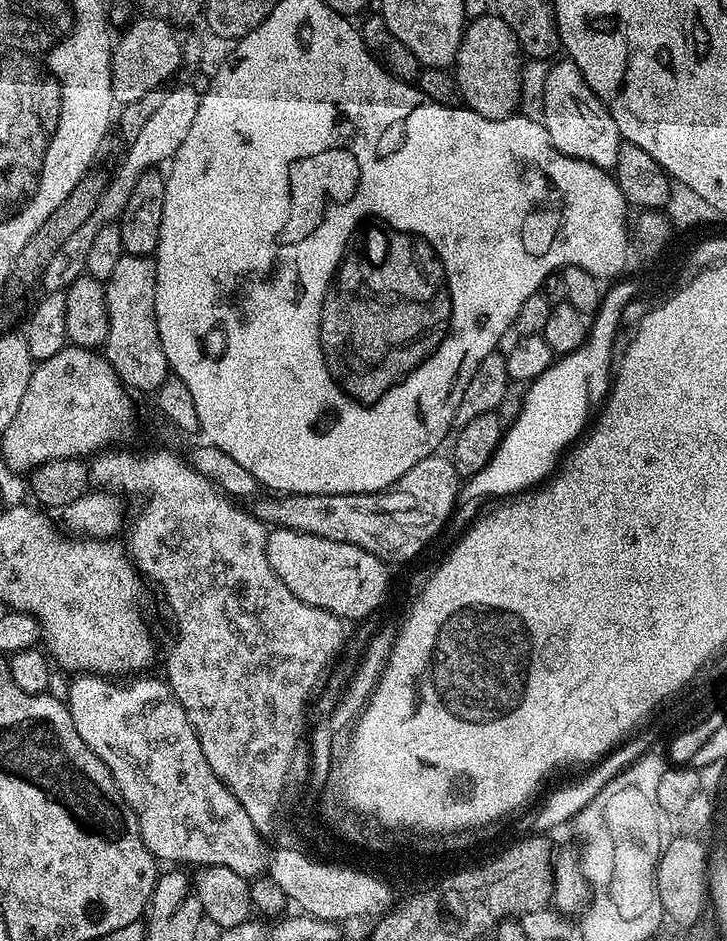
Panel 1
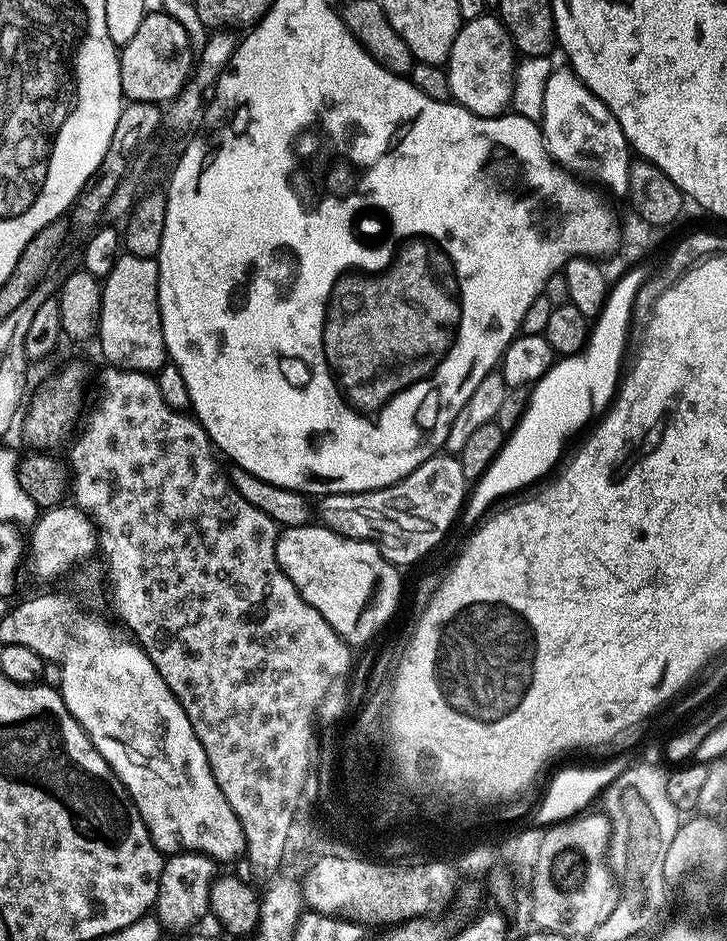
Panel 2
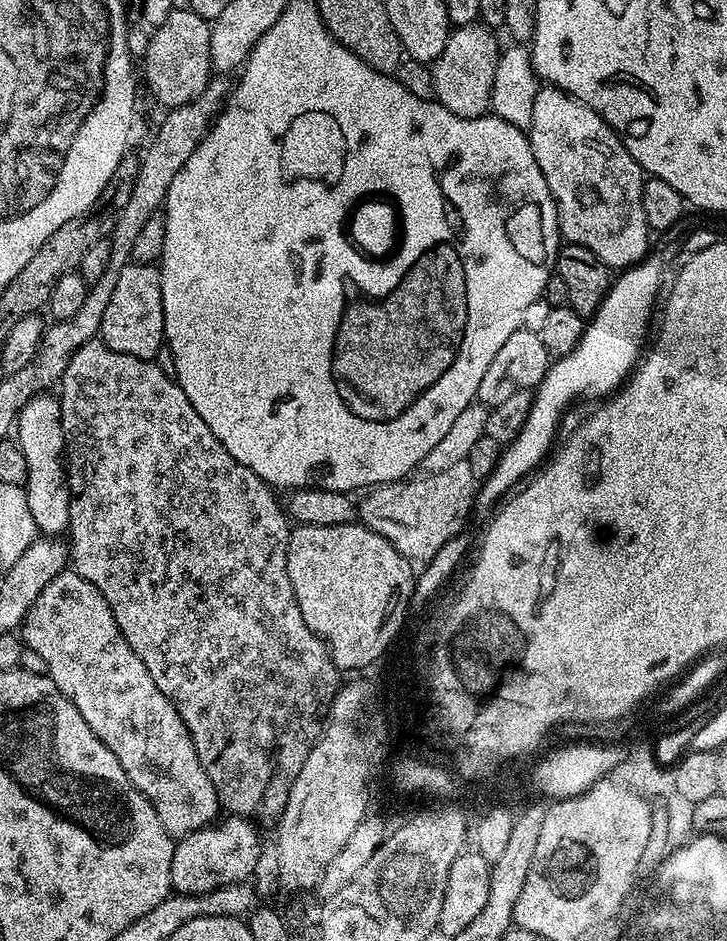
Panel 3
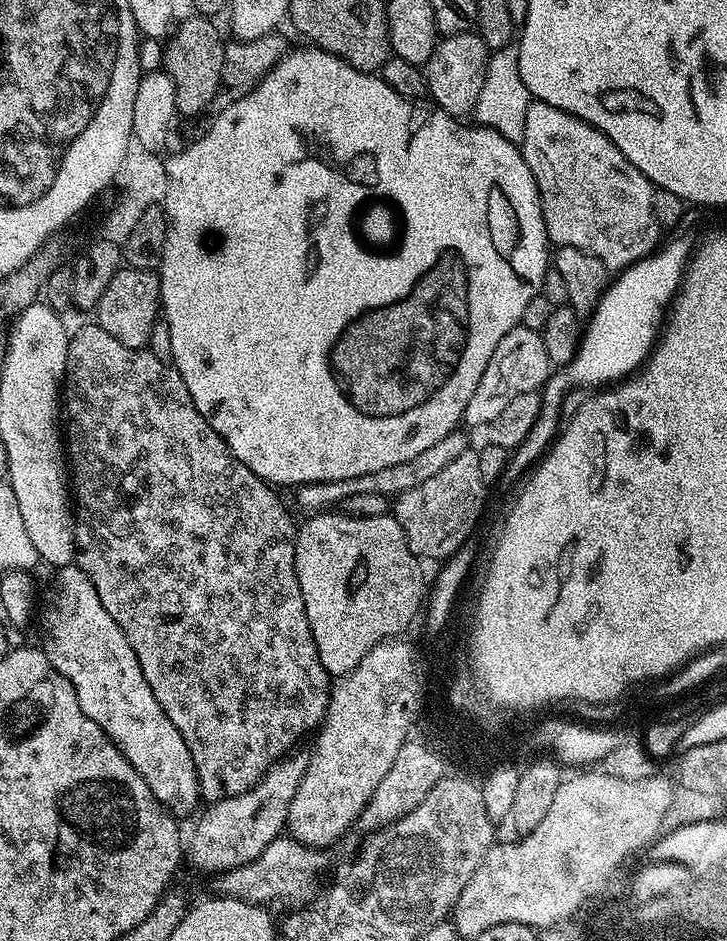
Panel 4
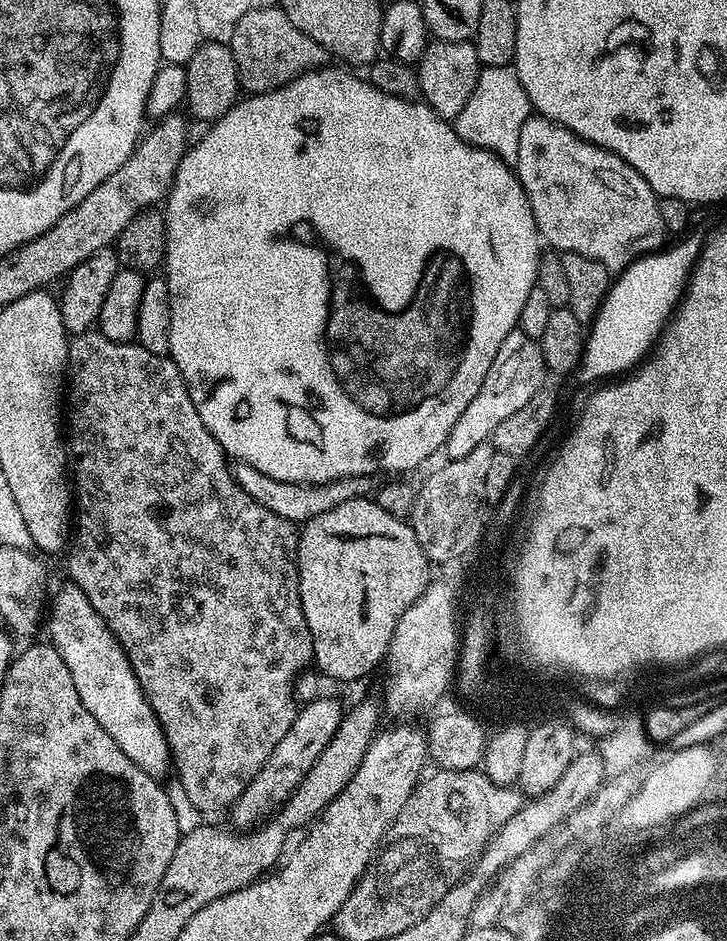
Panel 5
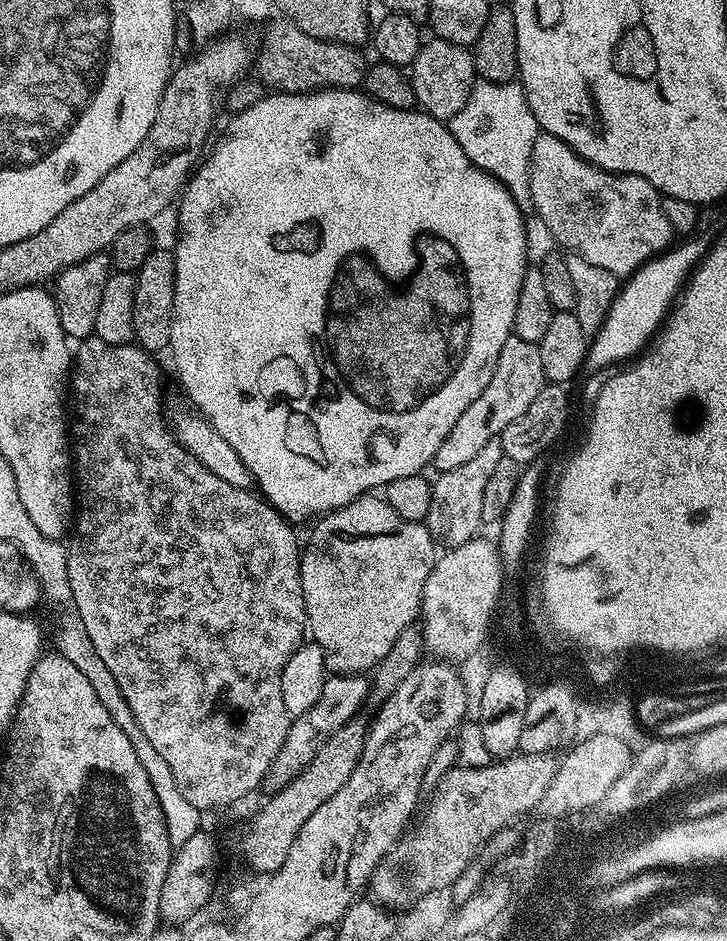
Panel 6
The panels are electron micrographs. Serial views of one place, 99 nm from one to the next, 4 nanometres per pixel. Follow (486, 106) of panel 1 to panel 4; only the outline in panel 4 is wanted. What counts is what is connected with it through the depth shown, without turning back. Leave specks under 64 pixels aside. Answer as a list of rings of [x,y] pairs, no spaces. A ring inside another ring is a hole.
[[[475,31],[459,32],[456,36],[444,36],[426,65],[428,96],[431,103],[446,114],[468,118],[476,111],[478,94],[482,91],[482,78],[486,78],[486,66],[490,49]]]

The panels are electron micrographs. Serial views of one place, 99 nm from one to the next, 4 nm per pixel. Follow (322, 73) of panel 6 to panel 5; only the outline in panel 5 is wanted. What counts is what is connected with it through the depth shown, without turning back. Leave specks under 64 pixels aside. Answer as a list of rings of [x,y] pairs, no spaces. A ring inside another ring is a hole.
[[[261,6],[242,14],[242,18],[238,18],[238,26],[234,26],[230,47],[237,63],[239,87],[248,94],[272,92],[286,86],[303,72],[325,67],[330,60],[327,50],[318,46],[314,38],[302,34],[302,30],[290,22],[284,9],[279,6]]]

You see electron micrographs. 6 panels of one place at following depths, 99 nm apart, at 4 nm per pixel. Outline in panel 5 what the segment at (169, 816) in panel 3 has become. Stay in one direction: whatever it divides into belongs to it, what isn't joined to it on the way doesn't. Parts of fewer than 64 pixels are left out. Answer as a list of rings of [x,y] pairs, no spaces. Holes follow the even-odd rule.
[[[64,582],[64,585],[57,590],[56,597],[54,595],[51,597],[50,611],[46,616],[46,628],[47,624],[47,639],[54,646],[54,650],[58,650],[58,654],[62,654],[62,662],[66,662],[66,670],[70,670],[70,678],[74,678],[74,690],[78,690],[78,698],[82,698],[82,706],[86,706],[86,710],[90,710],[90,714],[94,714],[98,726],[102,726],[102,730],[106,730],[106,734],[110,734],[110,738],[114,738],[114,742],[118,742],[122,754],[126,754],[126,758],[130,758],[130,762],[134,762],[142,770],[146,770],[146,774],[150,774],[155,780],[163,781],[164,775],[167,772],[169,775],[170,769],[173,767],[172,751],[168,748],[166,734],[162,730],[122,646],[114,638],[114,634],[108,629],[102,616],[94,610],[94,606],[90,606],[90,598],[86,598],[86,594],[82,594],[82,590],[77,584]]]

